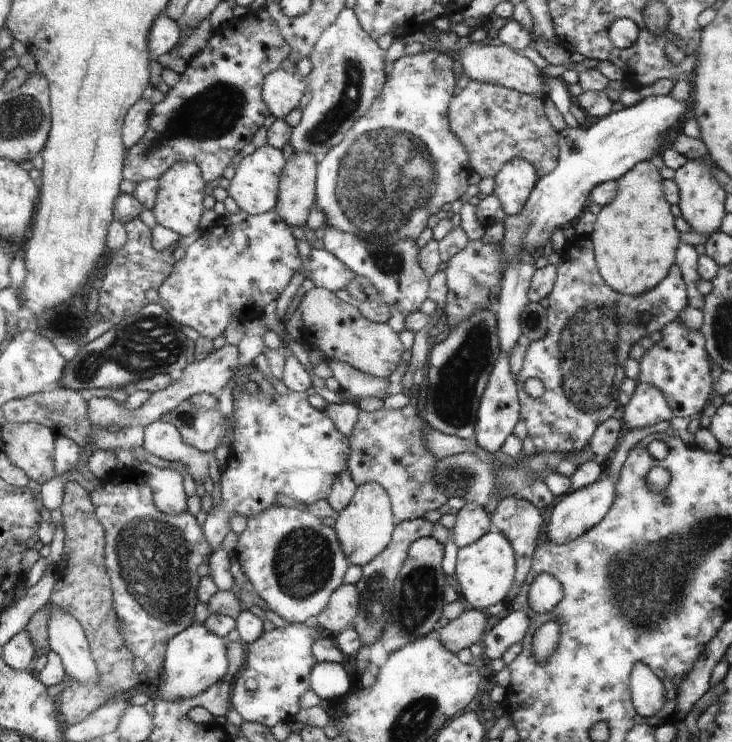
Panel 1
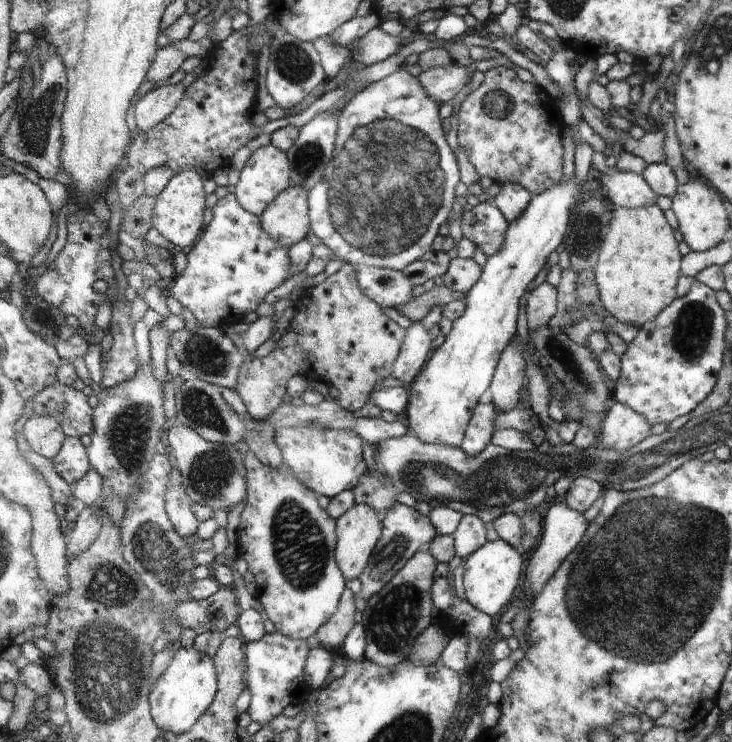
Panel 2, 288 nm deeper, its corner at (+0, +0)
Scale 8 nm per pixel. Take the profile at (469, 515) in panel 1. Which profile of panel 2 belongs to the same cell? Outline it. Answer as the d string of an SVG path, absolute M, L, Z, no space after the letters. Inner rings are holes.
M463 516L457 524L457 530L451 534L453 536L453 546L455 546L455 556L461 560L473 554L477 548L481 548L485 540L485 530L487 526L481 522L477 516Z

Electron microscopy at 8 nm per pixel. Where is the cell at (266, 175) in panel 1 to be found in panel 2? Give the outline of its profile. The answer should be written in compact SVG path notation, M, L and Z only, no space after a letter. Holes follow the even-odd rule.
M265 146L259 148L247 162L247 166L241 170L241 178L239 184L235 186L235 194L237 200L243 204L245 210L253 212L255 216L263 216L265 210L269 208L269 204L273 204L277 200L277 196L281 192L285 192L293 182L293 174L291 174L291 164L289 164L289 154L281 152L279 148Z

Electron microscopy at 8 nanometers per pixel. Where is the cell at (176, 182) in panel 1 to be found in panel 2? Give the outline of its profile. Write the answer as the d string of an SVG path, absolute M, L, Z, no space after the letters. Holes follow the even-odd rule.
M187 170L187 172L177 174L171 180L171 184L167 186L167 190L157 198L153 224L167 238L167 242L173 248L187 252L201 240L201 236L205 232L203 214L207 208L209 206L207 206L207 196L205 196L205 188L203 188L203 176L195 170Z

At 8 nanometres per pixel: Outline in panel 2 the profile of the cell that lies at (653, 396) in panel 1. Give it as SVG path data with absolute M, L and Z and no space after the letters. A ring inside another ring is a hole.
M615 400L609 402L605 410L605 418L601 420L599 430L599 448L611 448L615 452L627 452L641 440L651 434L651 422L629 408L627 404L619 404Z

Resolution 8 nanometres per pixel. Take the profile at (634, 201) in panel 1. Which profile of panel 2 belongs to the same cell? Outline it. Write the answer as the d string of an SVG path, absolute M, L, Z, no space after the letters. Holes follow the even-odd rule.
M653 202L651 206L641 206L637 210L625 210L625 208L611 210L609 228L603 234L605 238L601 240L597 264L593 266L603 308L609 312L611 320L643 326L677 298L675 288L677 288L677 278L681 278L679 276L681 266L679 266L679 252L677 252L677 242L673 238L673 232L665 222L663 212Z

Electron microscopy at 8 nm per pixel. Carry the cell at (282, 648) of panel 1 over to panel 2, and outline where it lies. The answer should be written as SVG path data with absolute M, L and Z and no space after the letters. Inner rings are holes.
M275 630L263 636L261 642L249 642L245 650L247 650L247 674L245 674L247 690L253 696L251 708L247 712L253 722L259 722L261 726L271 724L275 718L281 716L281 712L289 704L301 706L315 690L305 674L311 652L307 640L295 640Z

